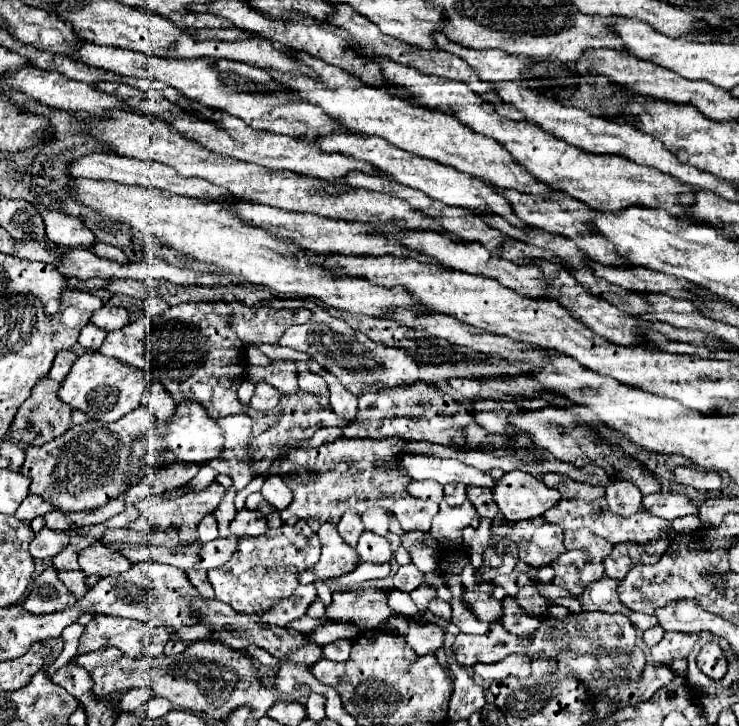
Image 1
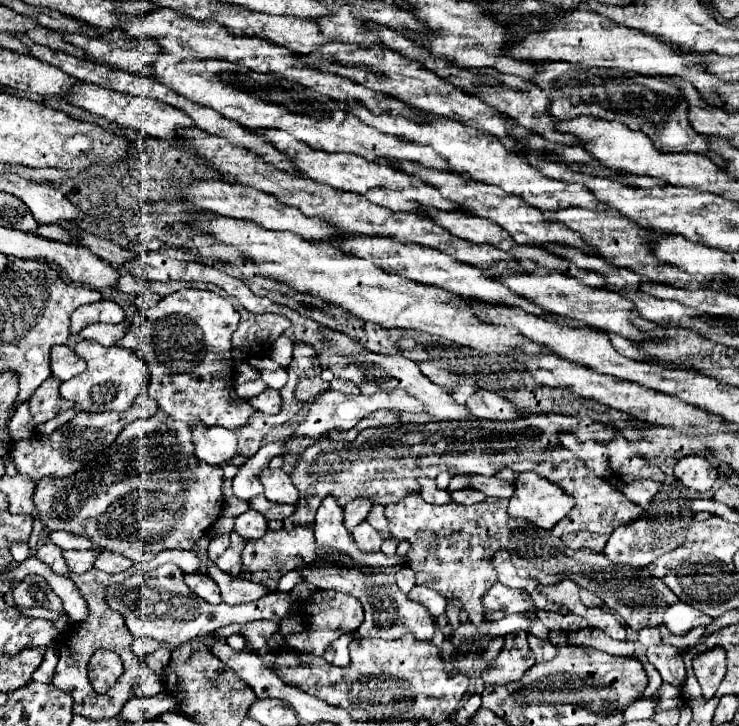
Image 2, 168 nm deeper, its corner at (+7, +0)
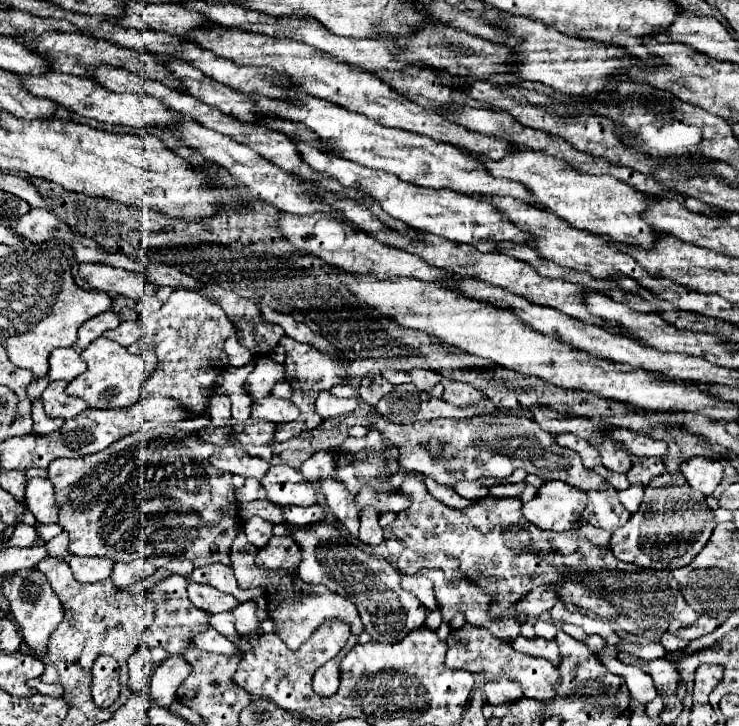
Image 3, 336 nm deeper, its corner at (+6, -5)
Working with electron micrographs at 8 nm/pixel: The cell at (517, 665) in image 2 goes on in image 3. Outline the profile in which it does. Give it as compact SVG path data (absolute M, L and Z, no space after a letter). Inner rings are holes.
M486 681L482 691L486 701L494 705L522 699L522 689L520 685L516 685L516 681Z

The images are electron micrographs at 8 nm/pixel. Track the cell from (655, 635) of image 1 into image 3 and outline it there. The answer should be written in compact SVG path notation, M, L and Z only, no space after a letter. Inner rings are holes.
M662 633L660 643L662 643L662 647L664 647L668 653L672 653L672 651L680 651L680 649L684 649L684 647L688 645L688 641L678 639L678 637L670 635L670 633Z

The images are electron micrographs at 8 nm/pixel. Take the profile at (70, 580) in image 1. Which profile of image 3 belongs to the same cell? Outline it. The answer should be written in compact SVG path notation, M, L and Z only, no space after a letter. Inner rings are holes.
M62 533L62 535L58 535L58 537L54 537L48 545L46 545L46 549L48 549L48 555L50 557L56 557L56 559L68 559L68 535L66 533Z

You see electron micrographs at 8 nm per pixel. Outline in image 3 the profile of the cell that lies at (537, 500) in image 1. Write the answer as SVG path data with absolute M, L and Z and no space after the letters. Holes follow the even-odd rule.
M544 481L534 499L524 503L522 515L540 529L564 533L586 507L584 491L562 481Z

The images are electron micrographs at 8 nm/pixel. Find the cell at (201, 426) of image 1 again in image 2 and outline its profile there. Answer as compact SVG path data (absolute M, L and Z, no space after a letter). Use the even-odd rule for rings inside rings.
M193 428L195 456L207 464L225 464L237 456L237 436L225 428Z

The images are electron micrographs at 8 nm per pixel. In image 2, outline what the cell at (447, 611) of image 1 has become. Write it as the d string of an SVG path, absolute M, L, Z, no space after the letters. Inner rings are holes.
M415 586L407 596L409 596L411 600L423 604L423 606L431 612L431 616L439 616L439 614L445 612L447 600L445 600L439 592L431 590L431 588L427 588L427 586Z

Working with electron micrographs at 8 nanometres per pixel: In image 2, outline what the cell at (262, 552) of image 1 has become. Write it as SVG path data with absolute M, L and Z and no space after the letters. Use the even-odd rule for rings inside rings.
M297 528L297 530L277 530L267 532L259 540L249 540L243 550L243 578L251 582L261 582L263 586L271 588L271 592L277 590L279 578L293 570L299 564L311 564L317 558L315 554L315 536L311 528Z

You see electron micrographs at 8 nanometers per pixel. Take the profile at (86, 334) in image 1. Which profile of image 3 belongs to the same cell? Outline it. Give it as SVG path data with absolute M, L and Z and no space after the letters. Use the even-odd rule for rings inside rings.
M126 321L126 323L120 323L116 329L104 333L104 337L120 343L122 347L130 347L140 337L140 333L142 333L140 321Z

